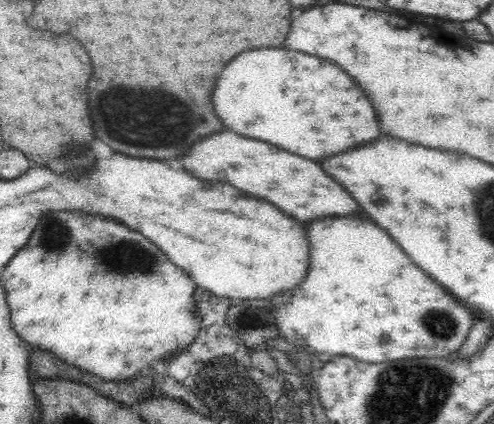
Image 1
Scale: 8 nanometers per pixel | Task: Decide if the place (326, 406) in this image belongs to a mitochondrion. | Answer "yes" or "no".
no

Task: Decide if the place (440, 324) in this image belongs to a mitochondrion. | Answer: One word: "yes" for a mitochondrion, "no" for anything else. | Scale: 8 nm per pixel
yes

